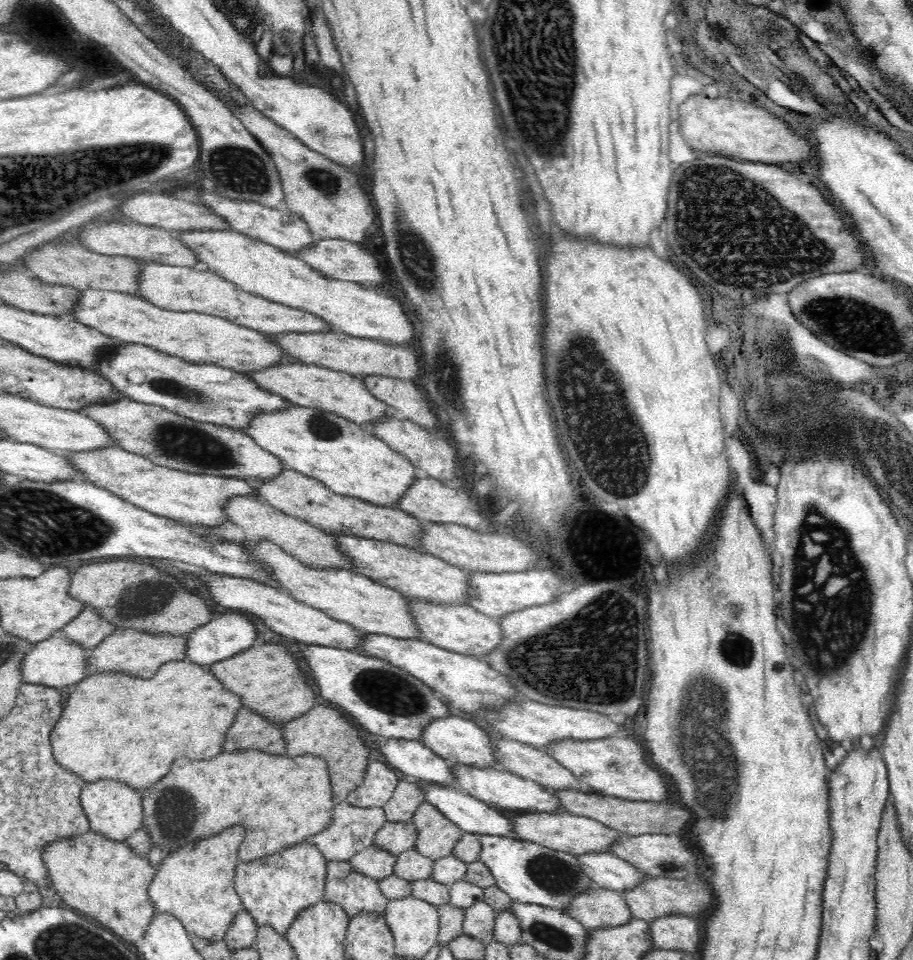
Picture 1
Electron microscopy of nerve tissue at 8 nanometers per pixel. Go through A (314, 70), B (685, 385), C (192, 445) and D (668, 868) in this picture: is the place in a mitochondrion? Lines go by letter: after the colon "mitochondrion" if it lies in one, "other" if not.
A: other
B: other
C: mitochondrion
D: other

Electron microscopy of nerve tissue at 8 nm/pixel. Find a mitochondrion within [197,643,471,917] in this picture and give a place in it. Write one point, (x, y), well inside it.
(389, 692)

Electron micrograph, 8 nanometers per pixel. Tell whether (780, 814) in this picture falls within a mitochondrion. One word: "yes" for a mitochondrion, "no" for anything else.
no

